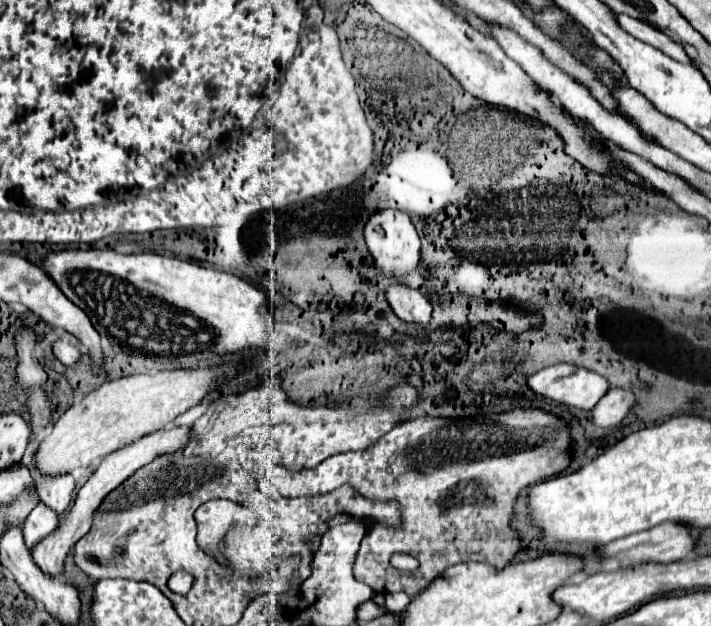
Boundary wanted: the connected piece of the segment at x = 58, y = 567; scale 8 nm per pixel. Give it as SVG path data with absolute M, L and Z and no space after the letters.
M174 426L174 428L168 428L168 430L158 430L158 432L146 434L146 436L142 436L140 440L136 440L134 444L124 446L124 448L116 450L114 454L108 454L108 456L100 462L98 470L90 476L90 480L78 490L76 500L74 500L70 512L60 518L58 528L56 528L52 534L48 534L42 542L36 544L36 548L32 550L34 562L38 562L38 566L40 566L42 570L46 570L50 576L56 576L56 578L58 578L58 576L62 574L62 570L64 570L64 566L62 566L64 558L68 556L68 552L72 550L72 546L90 530L92 514L94 514L94 510L100 506L102 498L106 498L106 494L110 494L110 490L114 490L116 486L120 486L134 470L146 466L148 462L152 462L154 458L158 458L158 456L162 456L162 454L170 454L170 452L176 452L176 450L180 450L182 446L186 446L188 436L190 436L190 428L188 428L188 426Z

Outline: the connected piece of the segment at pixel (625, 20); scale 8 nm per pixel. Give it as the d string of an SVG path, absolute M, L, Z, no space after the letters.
M616 14L616 18L618 18L618 24L628 34L632 34L634 38L638 38L638 40L642 40L642 42L658 48L658 50L662 50L664 54L668 54L670 58L674 58L674 60L678 60L682 64L694 64L692 58L686 54L686 50L678 42L674 42L670 36L662 34L658 28L654 28L654 26L650 26L646 22L640 22L636 18L630 18L626 14Z

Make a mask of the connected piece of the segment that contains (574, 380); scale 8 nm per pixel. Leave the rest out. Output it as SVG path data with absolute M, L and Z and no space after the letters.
M556 364L532 374L528 378L528 388L542 398L580 410L592 410L608 392L610 384L596 372L570 364Z

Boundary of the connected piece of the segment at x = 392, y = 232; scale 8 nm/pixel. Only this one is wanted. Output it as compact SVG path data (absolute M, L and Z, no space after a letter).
M382 210L382 212L374 214L366 222L364 238L366 238L368 250L370 250L372 258L374 258L376 268L384 276L388 276L392 280L398 280L400 276L410 274L420 262L420 238L418 238L418 232L416 232L414 224L410 222L410 218L400 210Z

